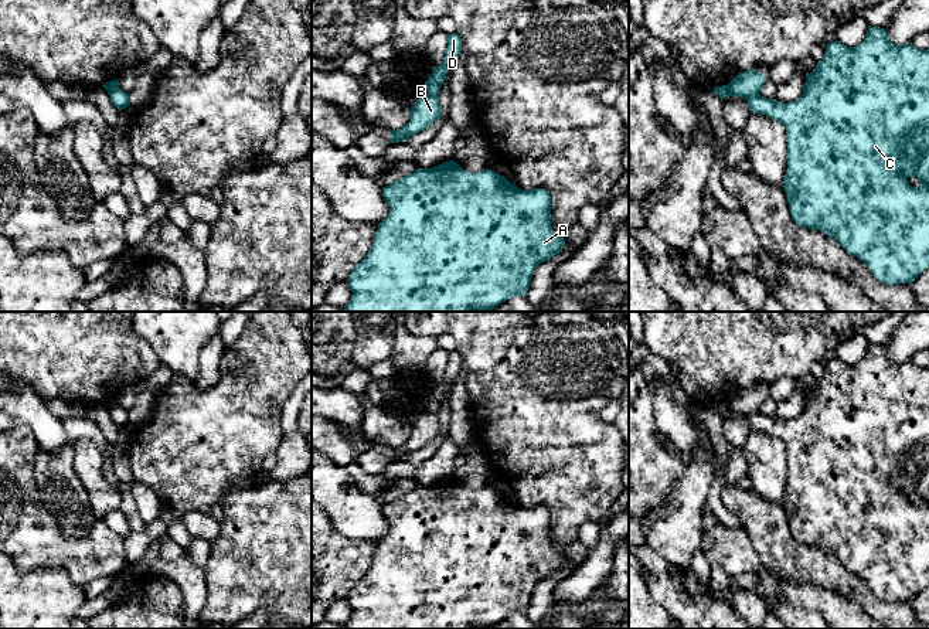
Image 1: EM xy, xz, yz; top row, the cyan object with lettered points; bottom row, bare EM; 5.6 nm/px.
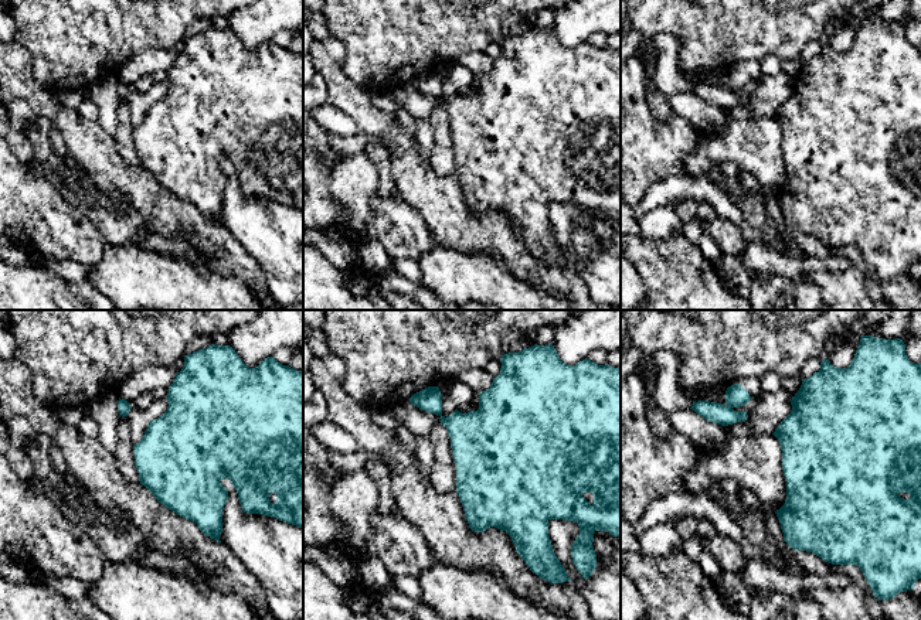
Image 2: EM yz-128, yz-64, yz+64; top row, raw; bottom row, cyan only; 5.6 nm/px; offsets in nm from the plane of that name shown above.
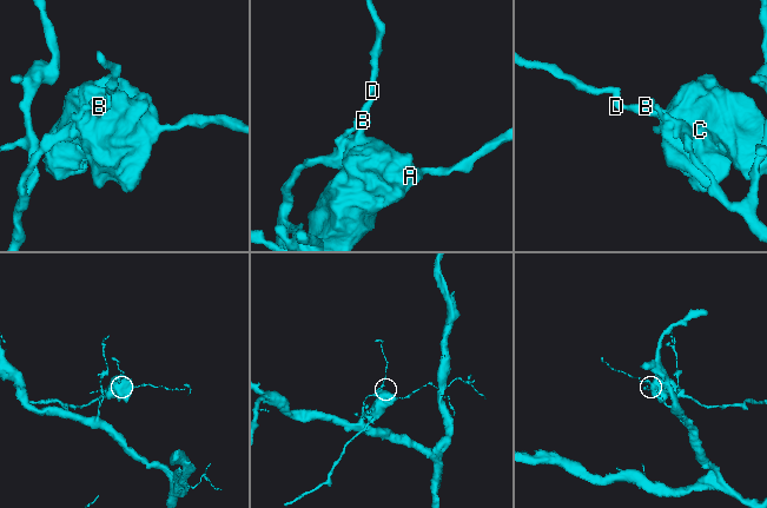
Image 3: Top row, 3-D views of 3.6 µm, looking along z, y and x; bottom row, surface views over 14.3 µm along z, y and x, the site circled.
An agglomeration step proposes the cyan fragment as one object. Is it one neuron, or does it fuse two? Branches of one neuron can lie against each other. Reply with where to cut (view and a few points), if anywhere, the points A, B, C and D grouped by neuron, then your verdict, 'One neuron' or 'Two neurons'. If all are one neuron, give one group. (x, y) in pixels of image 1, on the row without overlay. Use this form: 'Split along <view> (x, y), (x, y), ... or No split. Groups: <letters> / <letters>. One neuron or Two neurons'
Split along xz (424, 410), (436, 414). Groups: A C D / B. Two neurons

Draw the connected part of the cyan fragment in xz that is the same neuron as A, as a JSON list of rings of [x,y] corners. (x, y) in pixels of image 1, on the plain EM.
[[[455,477],[438,482],[432,486],[416,486],[414,490],[398,496],[382,506],[382,514],[389,530],[374,552],[372,562],[364,577],[351,588],[347,601],[353,609],[344,623],[346,629],[491,629],[511,613],[525,613],[535,585],[561,570],[565,555],[552,547],[551,513],[547,506],[521,507],[504,493],[489,486],[469,490]]]

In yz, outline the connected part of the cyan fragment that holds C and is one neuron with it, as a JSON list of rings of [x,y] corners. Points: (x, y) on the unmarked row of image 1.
[[[868,344],[865,356],[855,364],[831,358],[813,390],[806,391],[803,411],[792,419],[782,421],[760,412],[746,416],[752,431],[766,432],[786,446],[787,487],[783,507],[792,537],[797,544],[819,547],[834,555],[850,572],[862,578],[874,595],[885,602],[912,601],[929,585],[929,367],[919,367],[912,360],[894,363],[885,346]]]

